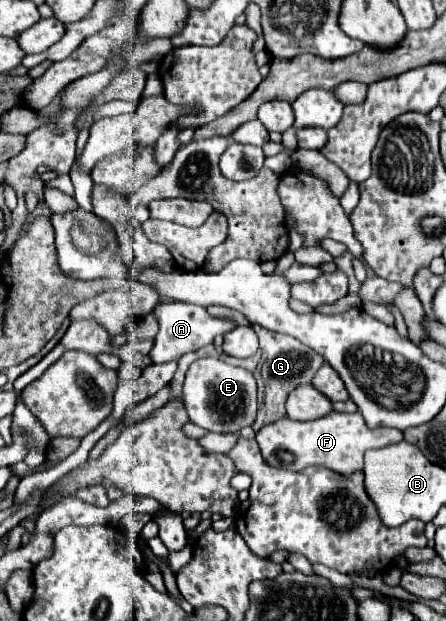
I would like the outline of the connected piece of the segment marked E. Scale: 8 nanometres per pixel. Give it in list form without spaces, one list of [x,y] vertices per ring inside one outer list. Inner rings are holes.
[[[206,357],[196,359],[184,379],[182,401],[188,419],[212,433],[240,433],[240,429],[256,421],[258,399],[256,399],[256,379],[250,371],[242,367],[228,365],[220,359]]]

